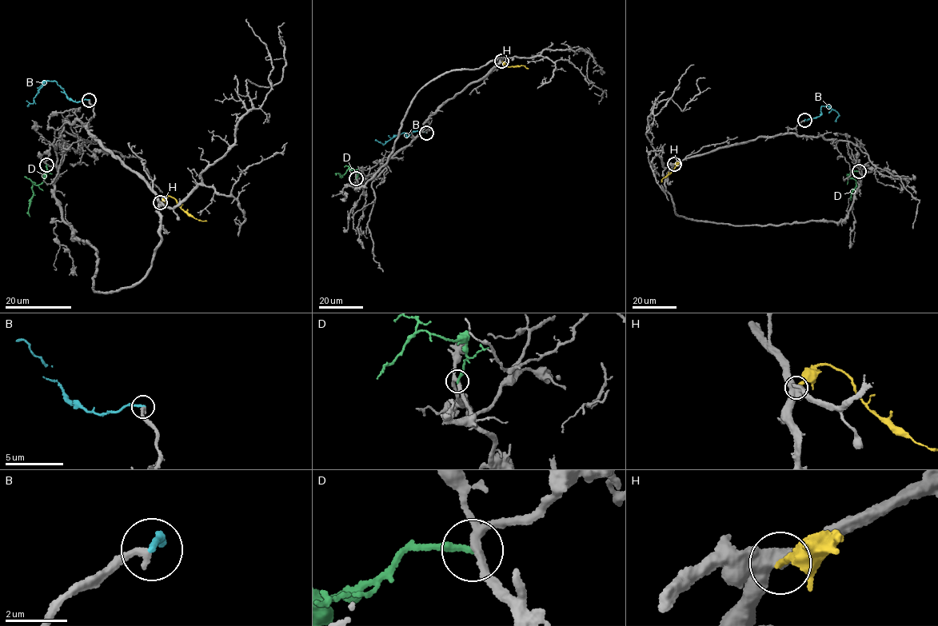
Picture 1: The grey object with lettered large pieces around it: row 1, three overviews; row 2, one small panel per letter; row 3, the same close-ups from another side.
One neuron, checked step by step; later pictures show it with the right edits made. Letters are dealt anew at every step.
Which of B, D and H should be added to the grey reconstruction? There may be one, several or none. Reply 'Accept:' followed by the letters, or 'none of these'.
Accept: none of these

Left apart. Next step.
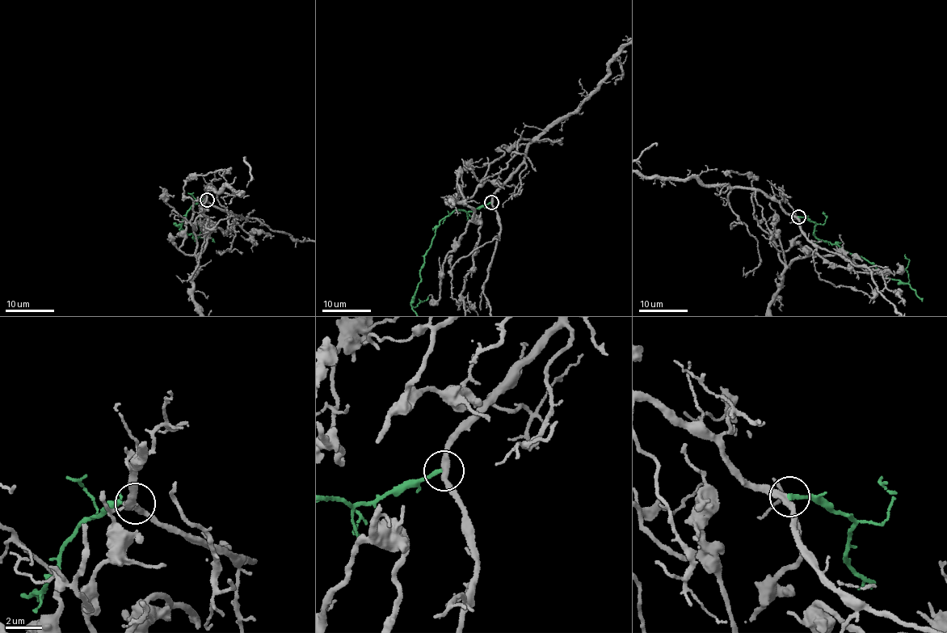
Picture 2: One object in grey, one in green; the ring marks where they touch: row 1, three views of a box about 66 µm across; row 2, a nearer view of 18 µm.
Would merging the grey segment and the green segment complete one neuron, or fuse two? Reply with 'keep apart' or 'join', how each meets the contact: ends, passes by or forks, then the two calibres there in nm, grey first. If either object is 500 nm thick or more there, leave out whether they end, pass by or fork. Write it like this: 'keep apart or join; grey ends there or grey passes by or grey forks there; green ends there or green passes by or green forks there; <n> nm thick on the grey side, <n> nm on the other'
join; grey passes by; green ends there; 320 nm thick on the grey side, 240 nm on the other

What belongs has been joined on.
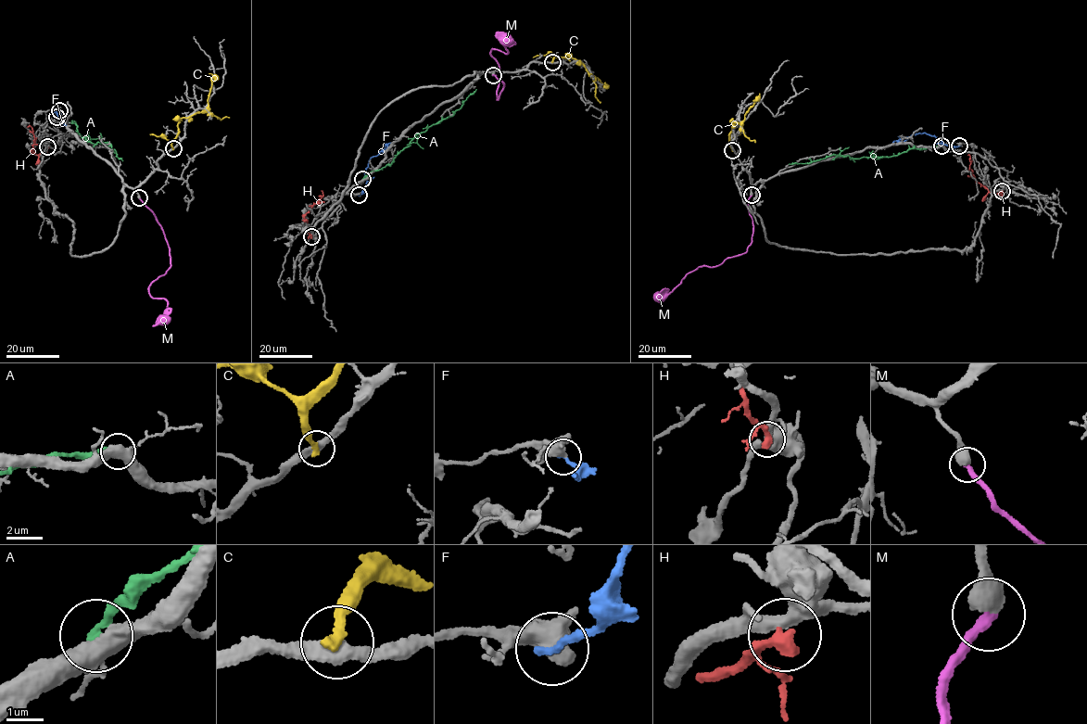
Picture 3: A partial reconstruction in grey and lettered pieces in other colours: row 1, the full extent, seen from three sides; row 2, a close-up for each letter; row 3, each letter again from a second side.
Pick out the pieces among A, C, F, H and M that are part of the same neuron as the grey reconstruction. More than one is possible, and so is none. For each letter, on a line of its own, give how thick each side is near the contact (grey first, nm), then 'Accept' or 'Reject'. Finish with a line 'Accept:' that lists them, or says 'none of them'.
A: Thickness 440 nm (grey) against 240 nm. Reject
C: Thickness 360 nm (grey) against 260 nm. Reject
F: Thickness 500 nm (grey) against 200 nm. Reject
H: Thickness 320 nm (grey) against 400 nm. Reject
M: Thickness 600 nm (grey) against 280 nm. Accept
Accept: M

